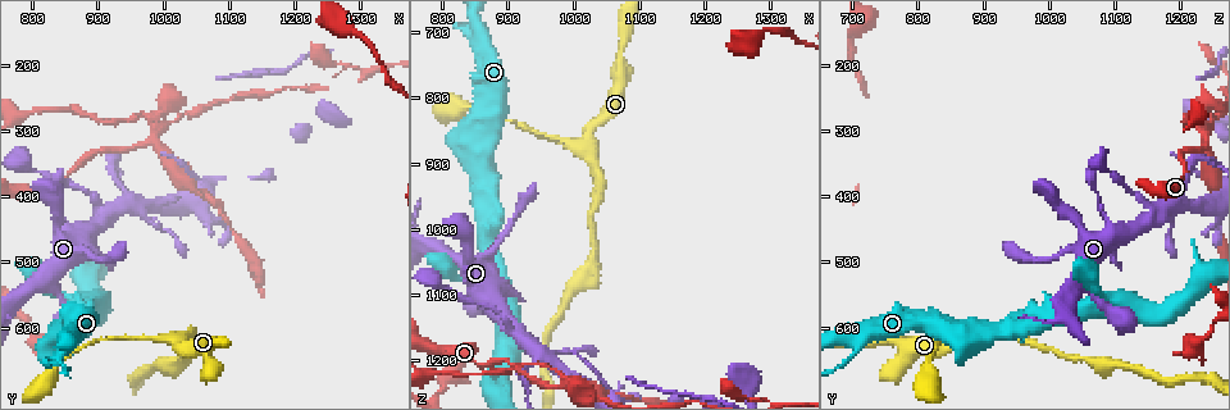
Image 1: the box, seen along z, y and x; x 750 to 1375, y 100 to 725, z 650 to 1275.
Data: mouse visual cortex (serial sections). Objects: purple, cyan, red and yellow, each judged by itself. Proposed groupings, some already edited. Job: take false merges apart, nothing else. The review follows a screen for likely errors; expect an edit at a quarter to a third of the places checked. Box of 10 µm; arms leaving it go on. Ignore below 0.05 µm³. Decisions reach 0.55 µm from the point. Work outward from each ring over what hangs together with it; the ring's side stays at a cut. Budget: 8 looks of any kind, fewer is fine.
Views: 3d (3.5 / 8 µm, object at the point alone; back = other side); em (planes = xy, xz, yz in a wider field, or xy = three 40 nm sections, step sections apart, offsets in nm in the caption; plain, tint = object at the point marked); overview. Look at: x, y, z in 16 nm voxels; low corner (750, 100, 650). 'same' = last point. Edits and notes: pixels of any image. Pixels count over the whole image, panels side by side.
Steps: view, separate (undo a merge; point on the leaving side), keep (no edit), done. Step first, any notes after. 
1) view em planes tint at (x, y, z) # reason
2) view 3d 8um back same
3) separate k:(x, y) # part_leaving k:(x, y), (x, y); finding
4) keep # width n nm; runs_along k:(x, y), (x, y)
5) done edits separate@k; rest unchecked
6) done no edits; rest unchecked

view em xy step 2 tint at (985, 295, 1225) # arms run side by side

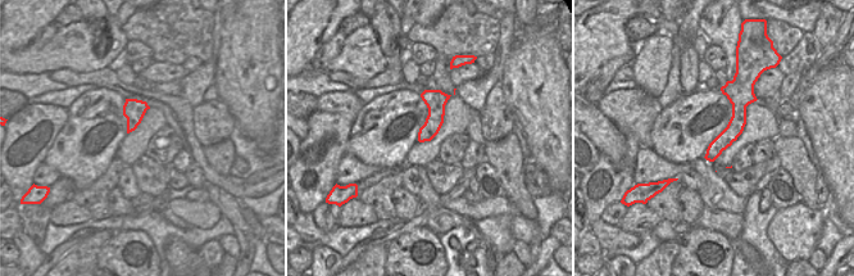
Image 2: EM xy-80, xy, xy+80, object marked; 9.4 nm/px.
view 3d 3.5um back same

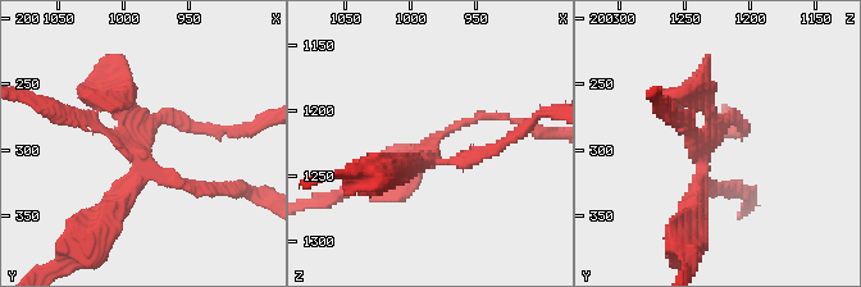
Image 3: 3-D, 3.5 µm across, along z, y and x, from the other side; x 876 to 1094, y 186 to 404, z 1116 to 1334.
separate 3:(127, 78) # width 170 nm; part_leaving 3:(142, 177), (103, 228), (59, 267); a second cell is stuck on

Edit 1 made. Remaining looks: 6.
view overview # redraw

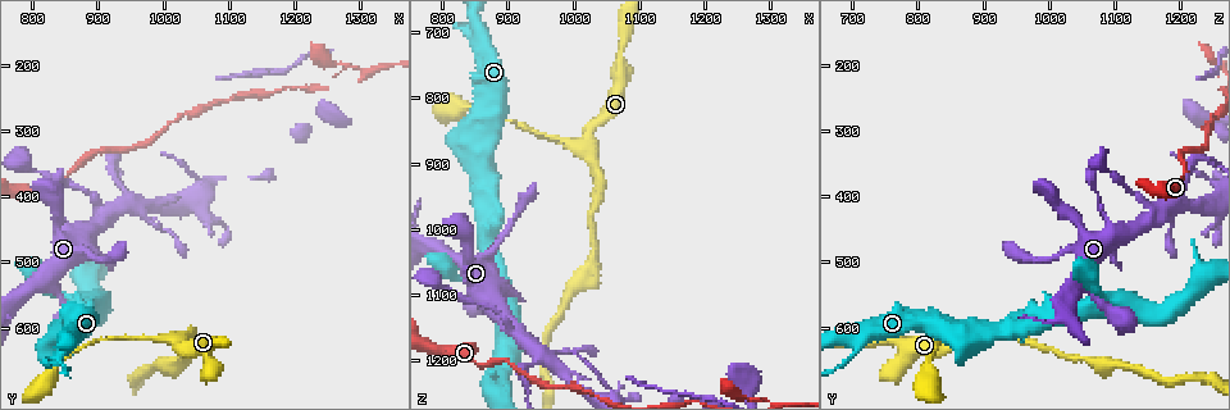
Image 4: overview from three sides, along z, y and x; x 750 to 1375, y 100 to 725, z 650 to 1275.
view 3d 3.5um at (950, 400, 1195) # abrupt turn

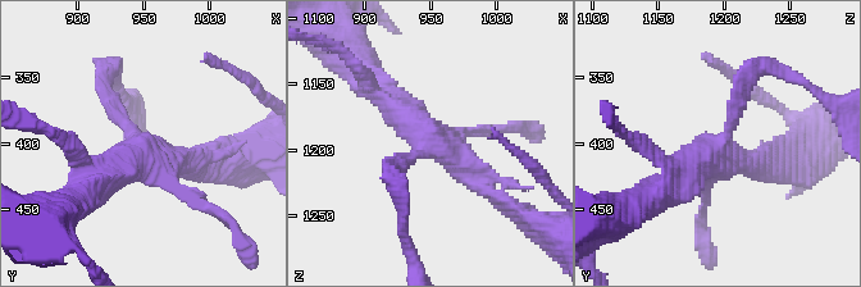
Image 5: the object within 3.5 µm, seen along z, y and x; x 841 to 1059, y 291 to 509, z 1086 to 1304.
view em xy step 5 tint at (948, 400, 1198)

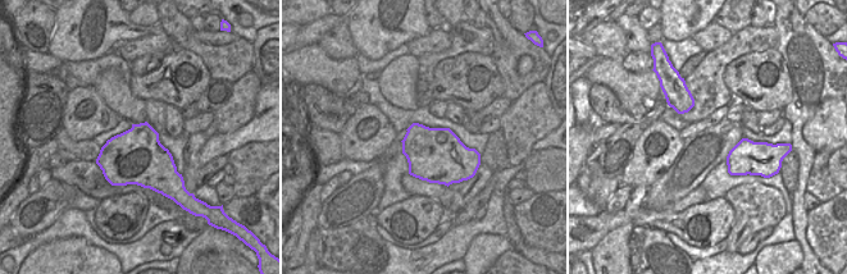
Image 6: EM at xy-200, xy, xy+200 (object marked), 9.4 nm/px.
keep # runs_along 5:(666, 185), (709, 160), (751, 74); continuous, no second cell

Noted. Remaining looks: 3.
view 3d 8um at (850, 635, 710) # three arms meet

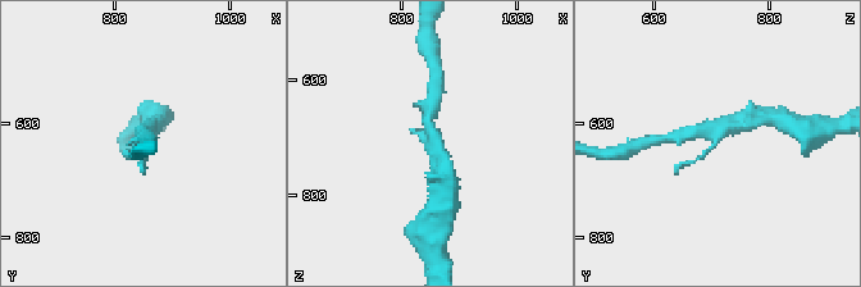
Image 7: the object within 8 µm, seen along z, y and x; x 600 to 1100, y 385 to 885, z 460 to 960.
view em planes tint same # now the EM

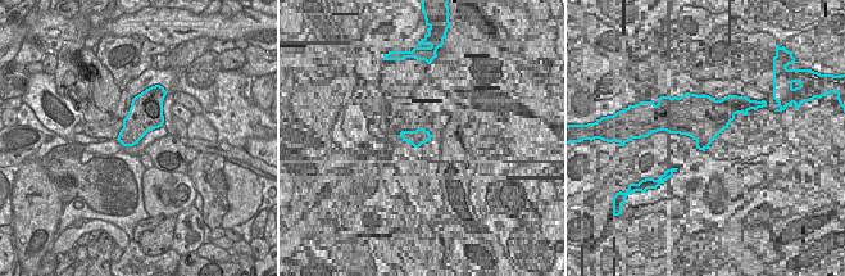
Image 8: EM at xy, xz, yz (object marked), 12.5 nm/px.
keep # runs_along 7:(734, 121), (689, 163); one cell here

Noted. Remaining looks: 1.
done edits separate@3; rest unchecked

